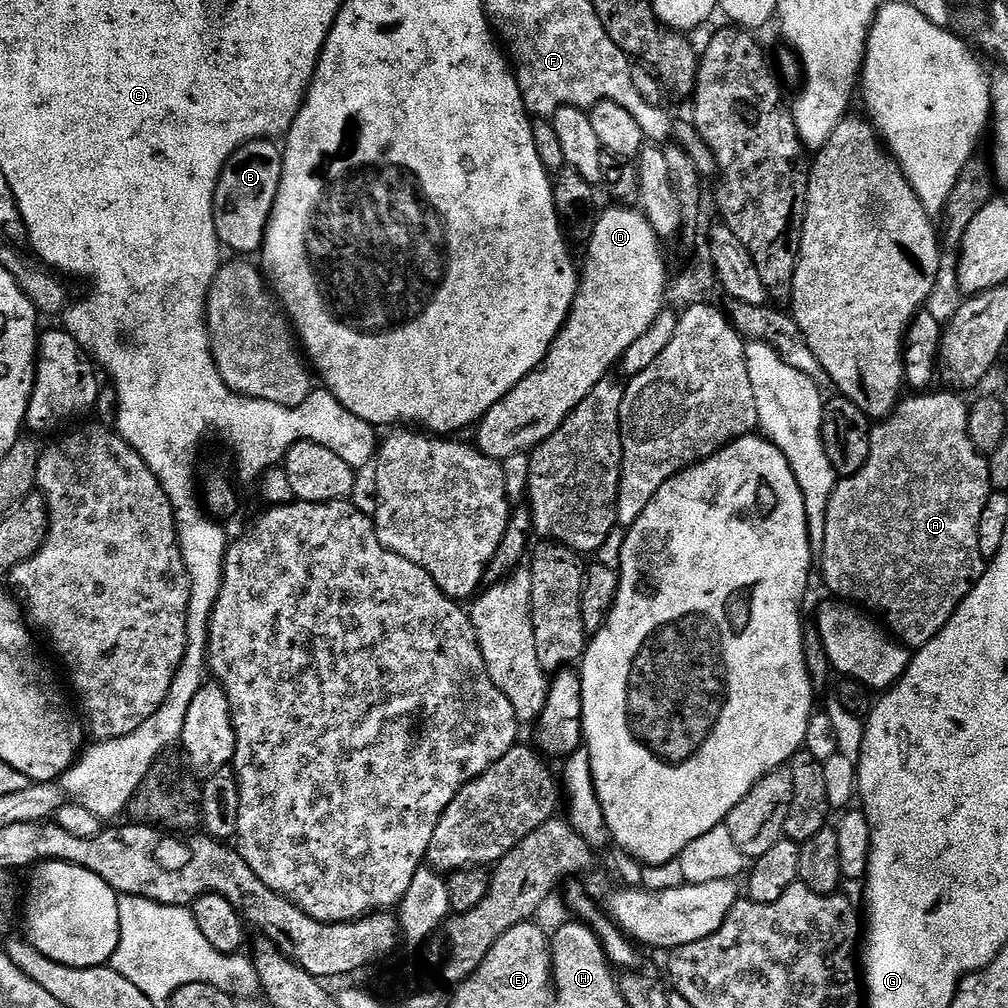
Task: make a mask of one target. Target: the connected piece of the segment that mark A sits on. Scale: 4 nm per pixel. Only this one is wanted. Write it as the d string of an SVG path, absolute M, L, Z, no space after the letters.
M952 390L944 392L929 391L927 394L912 394L912 397L901 399L896 409L885 416L871 429L869 438L869 457L860 472L845 476L832 491L832 497L826 510L826 526L824 540L818 546L818 572L824 575L824 584L833 592L833 597L844 602L851 602L861 609L867 610L900 644L909 649L918 650L926 646L950 622L950 618L958 610L958 606L966 598L986 567L986 558L978 550L978 522L982 522L982 510L986 510L988 497L992 495L990 470L987 455L981 454L970 442L968 433L967 403L959 400Z

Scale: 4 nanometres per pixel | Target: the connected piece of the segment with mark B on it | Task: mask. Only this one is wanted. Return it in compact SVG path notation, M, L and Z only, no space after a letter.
M252 140L244 144L226 162L222 174L218 178L218 186L214 190L214 226L221 245L232 254L259 253L264 247L264 235L268 219L274 206L274 198L278 198L278 186L282 182L282 162L284 153L279 143L270 140Z

